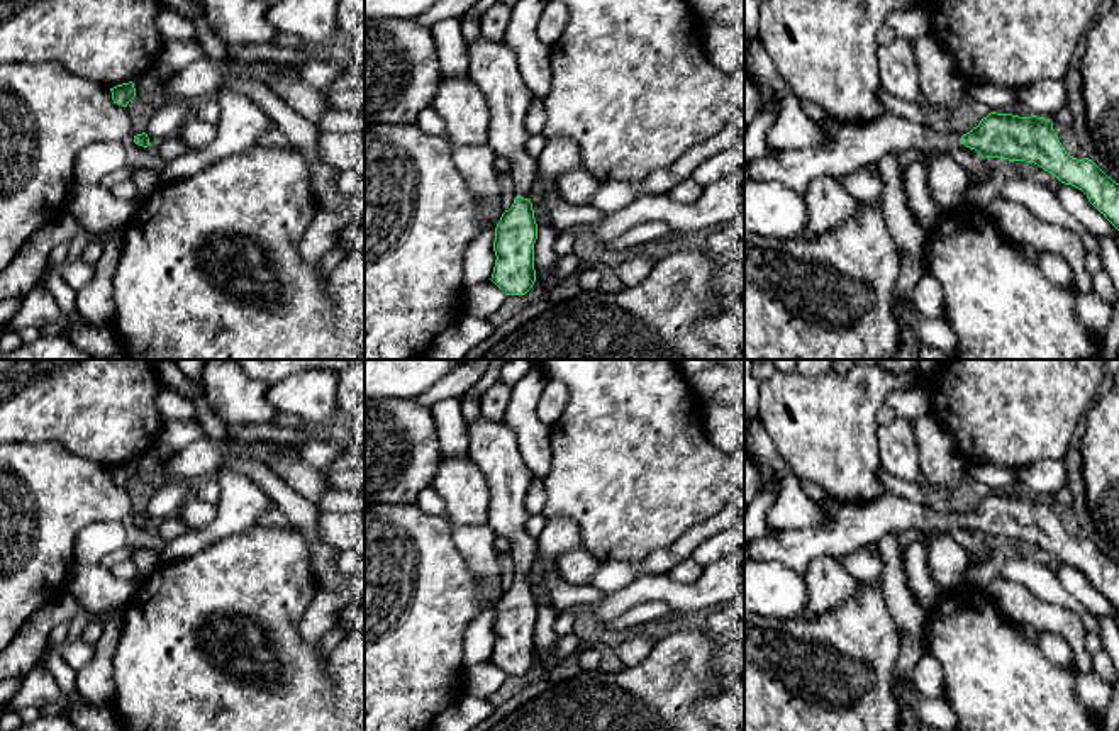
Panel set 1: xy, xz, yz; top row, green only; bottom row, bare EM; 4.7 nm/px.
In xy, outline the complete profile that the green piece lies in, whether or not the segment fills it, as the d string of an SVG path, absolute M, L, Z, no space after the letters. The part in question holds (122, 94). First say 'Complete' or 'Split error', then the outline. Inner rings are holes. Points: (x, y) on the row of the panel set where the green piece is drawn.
Complete. M132 81L117 85L110 88L110 92L114 103L122 107L127 107L127 103L136 97L136 88Z

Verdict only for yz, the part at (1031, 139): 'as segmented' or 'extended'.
extended

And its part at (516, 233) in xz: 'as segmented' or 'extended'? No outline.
extended

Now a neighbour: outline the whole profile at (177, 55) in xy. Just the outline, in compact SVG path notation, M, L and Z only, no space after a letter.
M168 41L158 56L158 63L163 63L175 71L186 68L188 64L207 59L205 49L200 41L181 42Z

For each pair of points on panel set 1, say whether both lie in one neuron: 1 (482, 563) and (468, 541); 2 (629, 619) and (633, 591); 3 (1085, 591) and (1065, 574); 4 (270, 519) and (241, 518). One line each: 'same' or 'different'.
1: same
2: different
3: same
4: different

